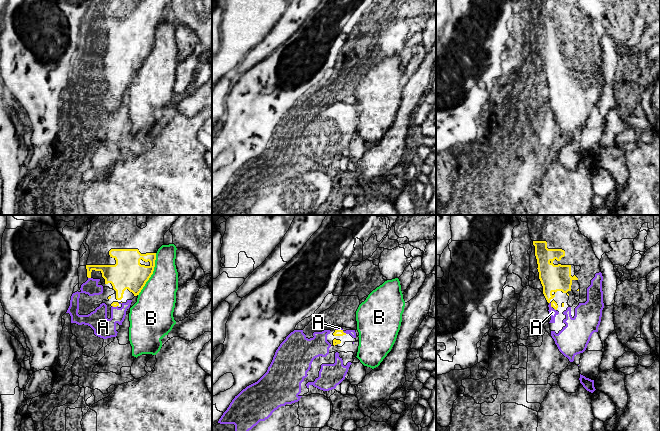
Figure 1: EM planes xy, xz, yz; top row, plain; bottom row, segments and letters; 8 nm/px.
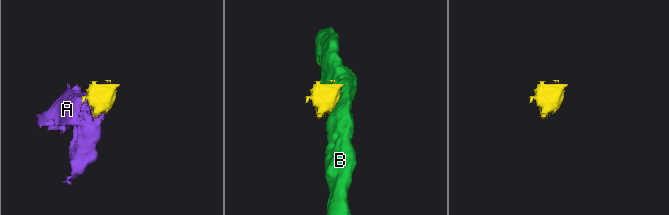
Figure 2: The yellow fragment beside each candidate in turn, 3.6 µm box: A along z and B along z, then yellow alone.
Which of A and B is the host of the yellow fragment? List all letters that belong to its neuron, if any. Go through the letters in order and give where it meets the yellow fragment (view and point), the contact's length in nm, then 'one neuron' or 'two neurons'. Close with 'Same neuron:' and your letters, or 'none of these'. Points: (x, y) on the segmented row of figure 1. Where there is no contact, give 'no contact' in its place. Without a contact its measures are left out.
A: xy (89, 277) | 30 nm | one neuron
B: xy (152, 273) | 380 nm | two neurons
Same neuron: A

